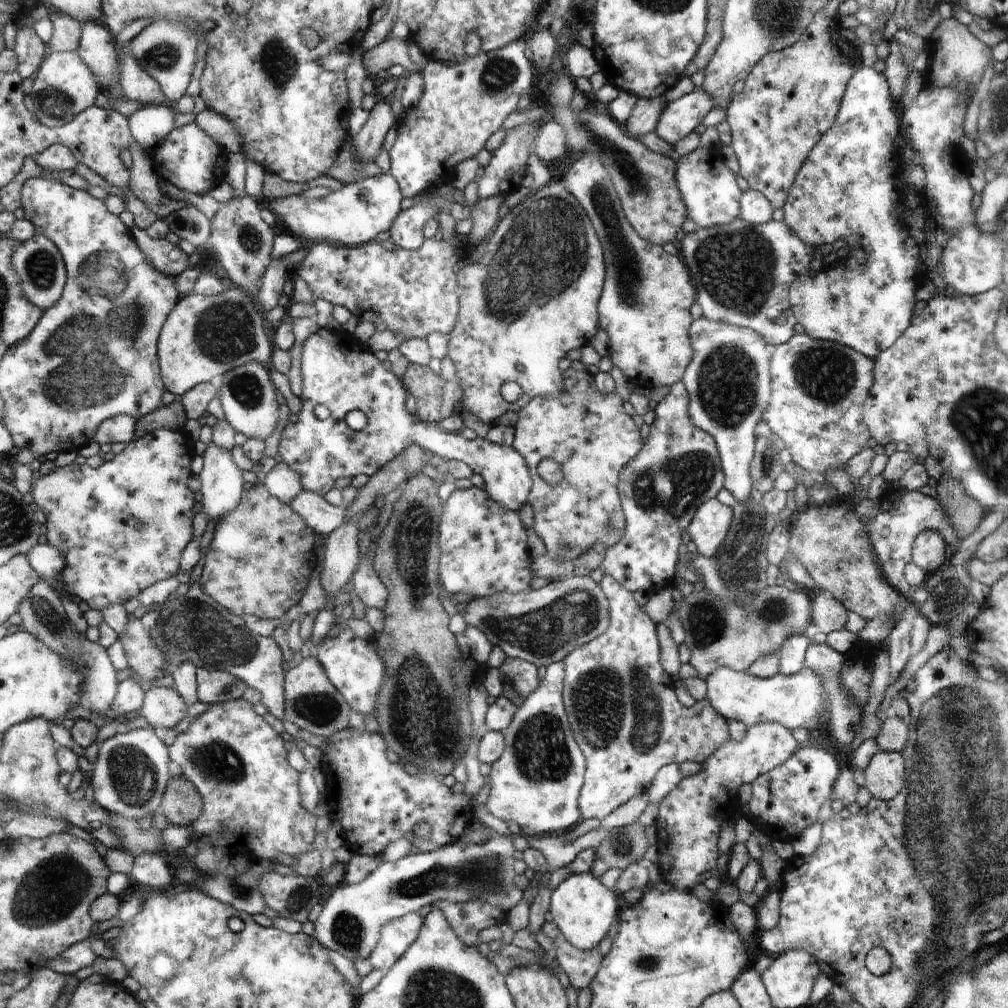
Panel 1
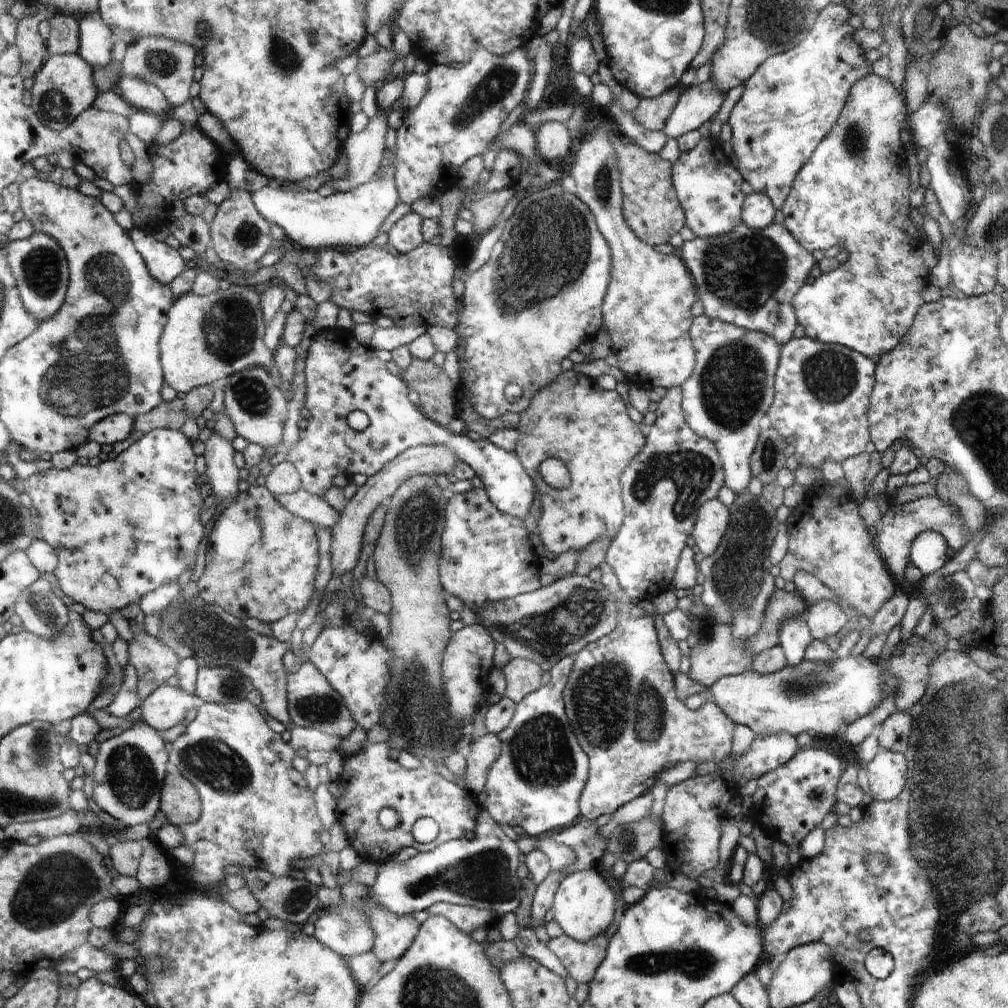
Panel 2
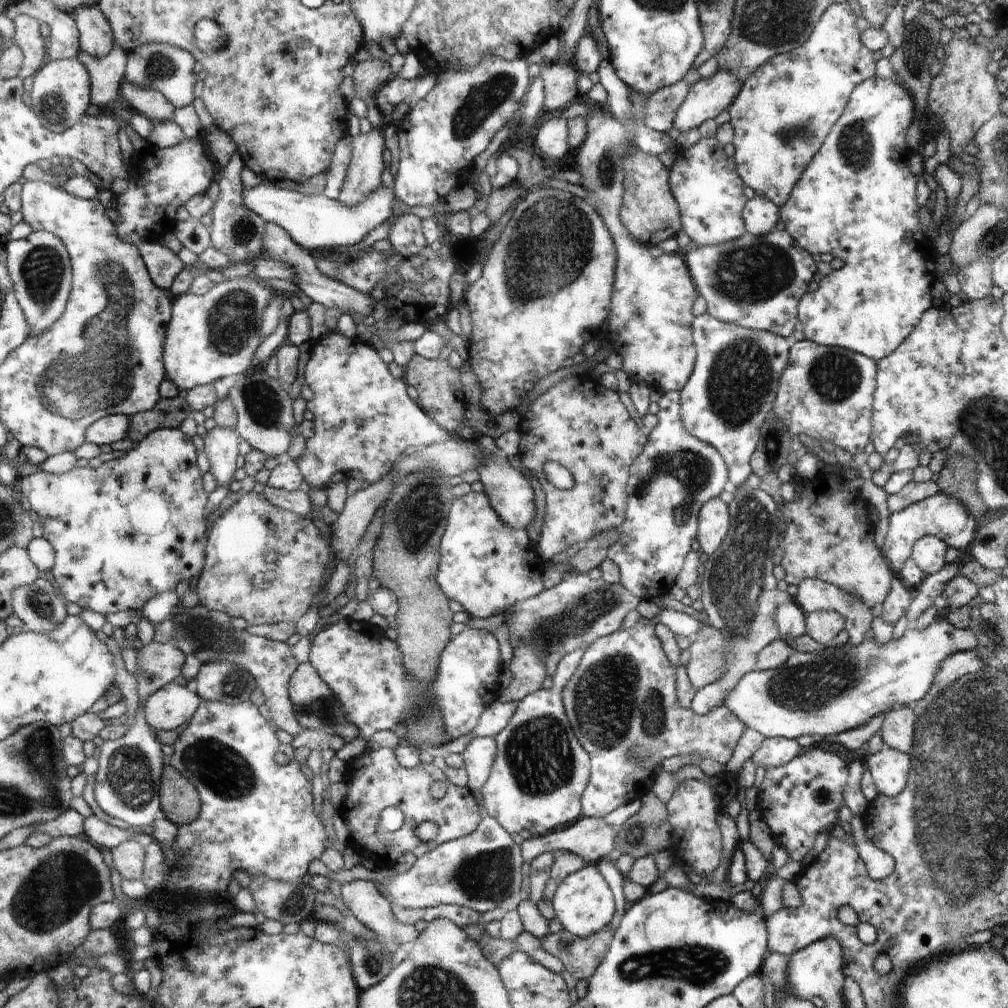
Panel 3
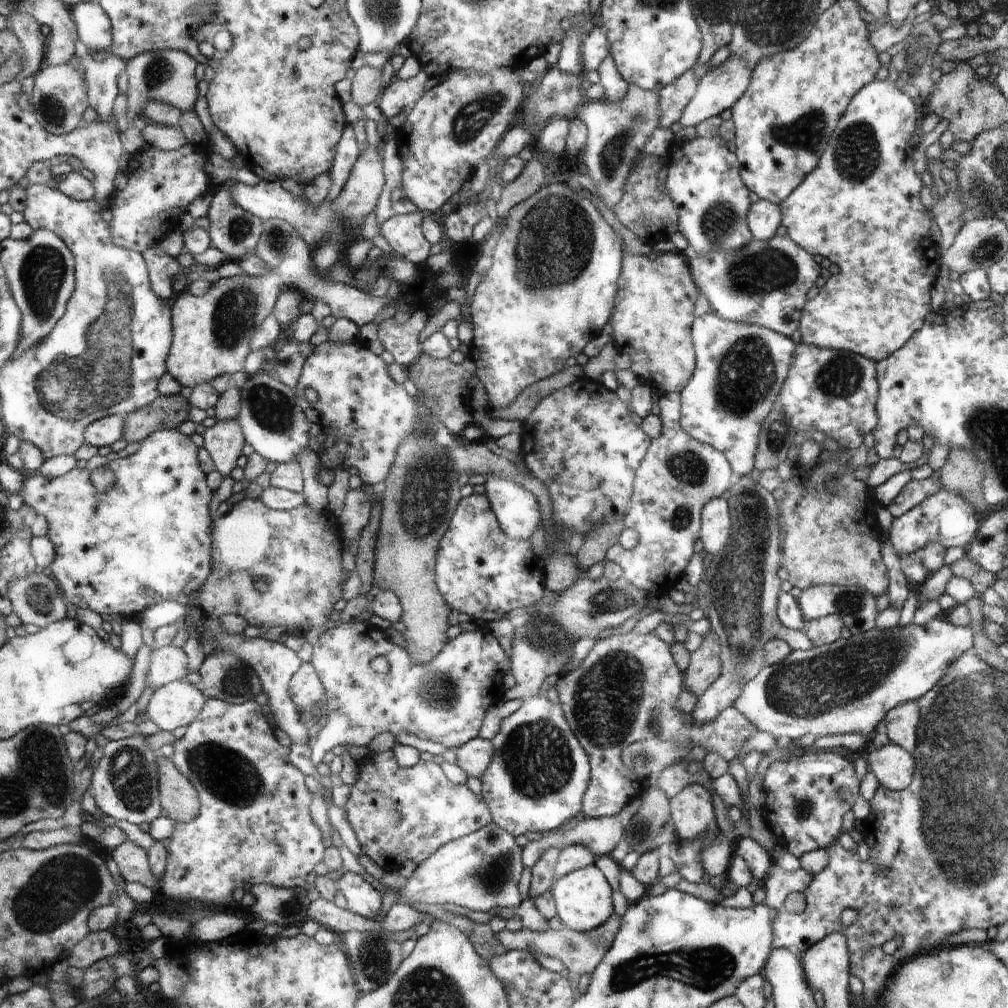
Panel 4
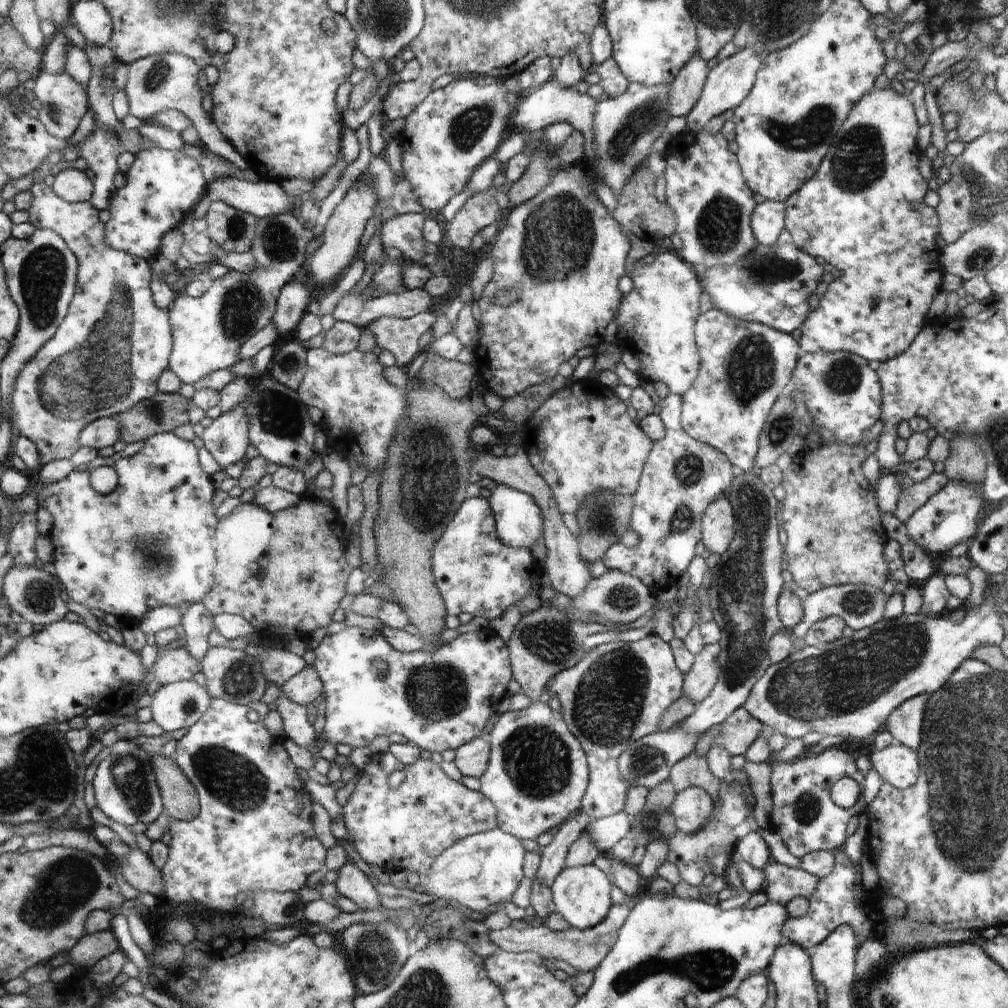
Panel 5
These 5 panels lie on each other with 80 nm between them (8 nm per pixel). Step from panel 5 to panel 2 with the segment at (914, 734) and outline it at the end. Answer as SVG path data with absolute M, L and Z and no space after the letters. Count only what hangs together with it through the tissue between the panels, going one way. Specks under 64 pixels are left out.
M910 710L896 711L878 727L878 740L882 748L905 754L909 747L913 718Z

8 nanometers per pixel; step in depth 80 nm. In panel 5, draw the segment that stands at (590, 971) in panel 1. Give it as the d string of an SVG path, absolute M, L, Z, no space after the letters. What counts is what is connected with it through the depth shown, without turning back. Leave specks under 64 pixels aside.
M642 894L626 897L622 903L612 905L607 917L600 922L599 925L589 929L580 930L570 927L568 930L552 931L545 924L535 928L530 924L529 928L520 931L514 929L510 925L506 928L490 931L490 940L498 949L508 951L509 953L521 953L524 951L532 951L540 954L546 960L566 961L573 966L576 971L586 972L595 970L595 968L604 960L604 957L610 952L615 943L618 930L628 918L629 912L632 912L633 906L642 898Z

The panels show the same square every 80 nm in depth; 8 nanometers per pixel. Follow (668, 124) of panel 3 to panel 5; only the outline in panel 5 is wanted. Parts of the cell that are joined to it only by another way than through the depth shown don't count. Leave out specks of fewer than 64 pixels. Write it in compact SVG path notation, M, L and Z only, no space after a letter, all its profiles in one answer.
M698 52L671 82L671 116L686 116L702 94L709 73L707 60Z

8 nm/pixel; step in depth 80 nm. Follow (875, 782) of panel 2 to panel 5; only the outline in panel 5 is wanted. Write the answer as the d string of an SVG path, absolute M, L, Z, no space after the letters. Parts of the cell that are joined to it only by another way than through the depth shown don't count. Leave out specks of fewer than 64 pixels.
M897 742L895 745L874 751L870 760L882 780L892 786L908 789L919 780L919 755L904 743Z

